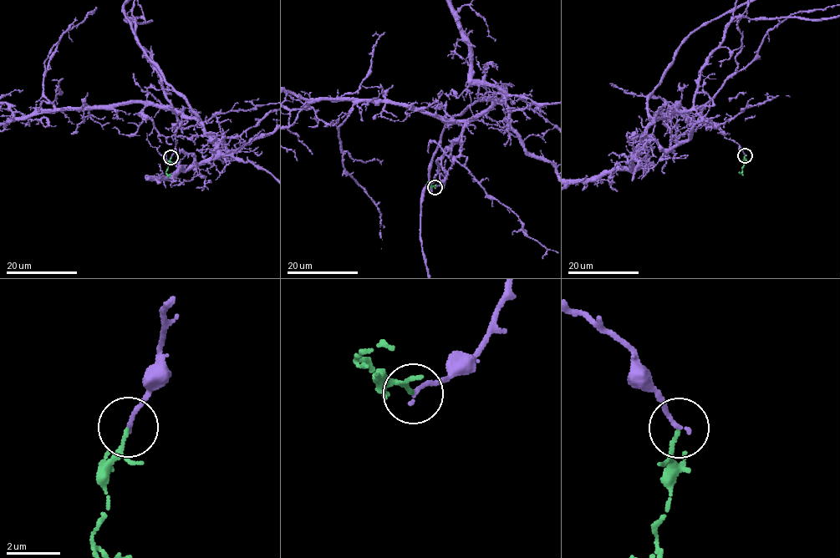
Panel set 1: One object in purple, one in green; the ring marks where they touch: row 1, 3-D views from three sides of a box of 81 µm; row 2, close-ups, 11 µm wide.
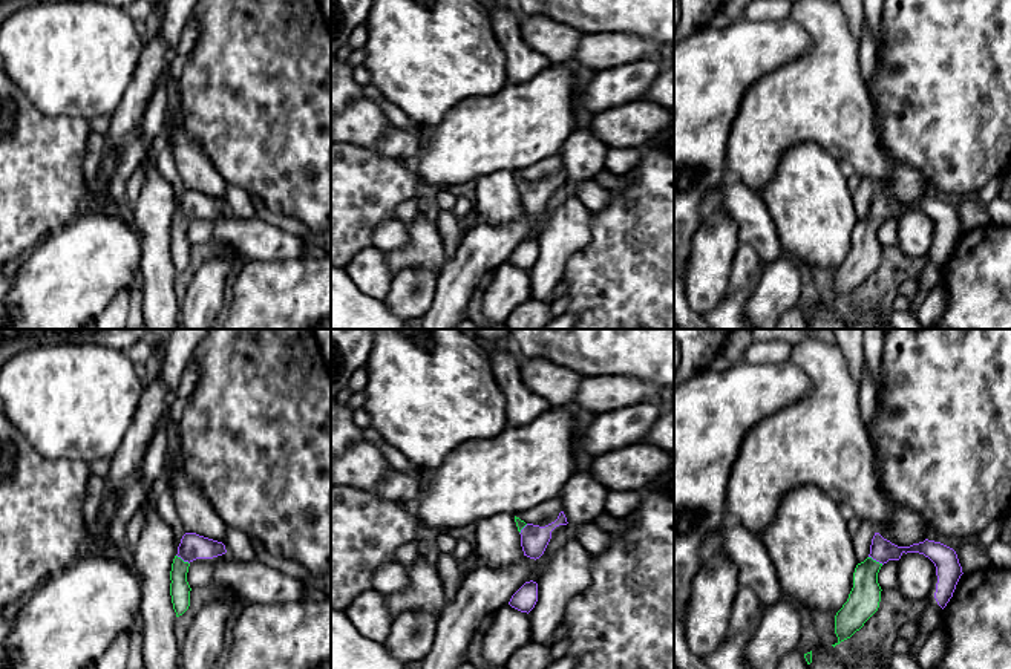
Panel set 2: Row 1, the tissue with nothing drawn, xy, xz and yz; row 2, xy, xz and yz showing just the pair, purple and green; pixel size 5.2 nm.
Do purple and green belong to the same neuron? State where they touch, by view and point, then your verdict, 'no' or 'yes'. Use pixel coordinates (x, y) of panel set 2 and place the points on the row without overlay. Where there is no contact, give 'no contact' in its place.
yz (876, 218) | yes

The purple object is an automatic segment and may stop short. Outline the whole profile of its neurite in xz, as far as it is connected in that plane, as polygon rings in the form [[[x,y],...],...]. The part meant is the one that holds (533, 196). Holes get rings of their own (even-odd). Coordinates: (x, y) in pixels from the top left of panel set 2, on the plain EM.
[[[564,168],[559,170],[558,176],[545,184],[533,182],[533,181],[525,181],[519,175],[515,173],[515,179],[518,184],[518,188],[521,191],[521,204],[524,208],[524,213],[530,216],[539,216],[550,196],[551,196],[551,188],[559,184],[559,182],[567,182],[567,175]]]

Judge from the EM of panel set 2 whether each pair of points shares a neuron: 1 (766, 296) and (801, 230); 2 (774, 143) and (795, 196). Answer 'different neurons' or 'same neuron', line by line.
1: different neurons
2: different neurons

